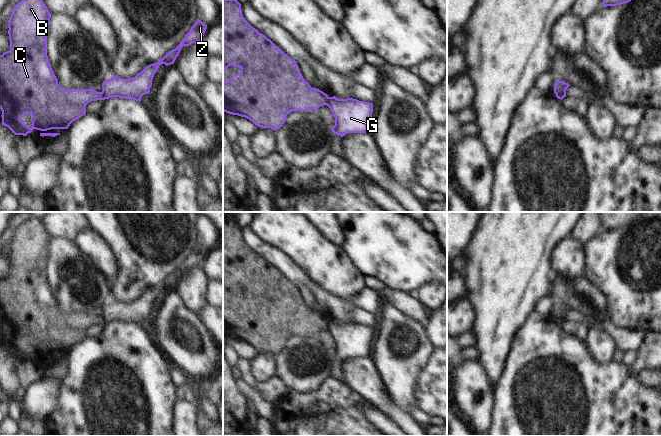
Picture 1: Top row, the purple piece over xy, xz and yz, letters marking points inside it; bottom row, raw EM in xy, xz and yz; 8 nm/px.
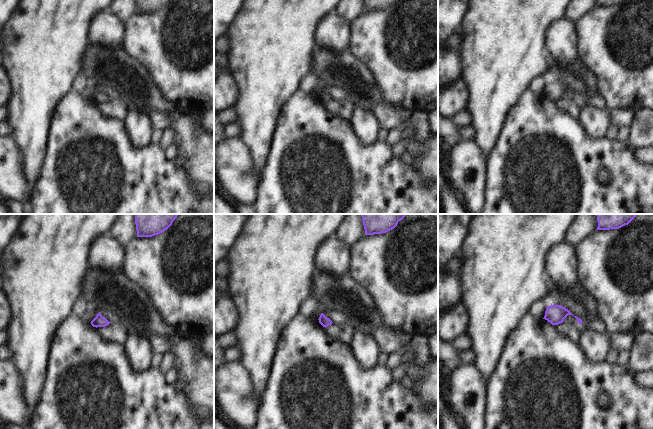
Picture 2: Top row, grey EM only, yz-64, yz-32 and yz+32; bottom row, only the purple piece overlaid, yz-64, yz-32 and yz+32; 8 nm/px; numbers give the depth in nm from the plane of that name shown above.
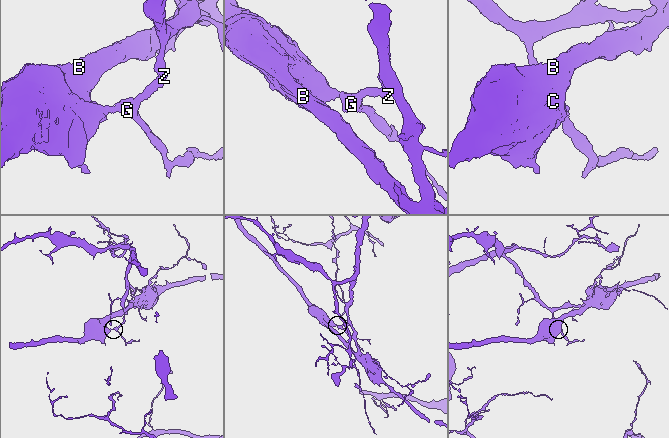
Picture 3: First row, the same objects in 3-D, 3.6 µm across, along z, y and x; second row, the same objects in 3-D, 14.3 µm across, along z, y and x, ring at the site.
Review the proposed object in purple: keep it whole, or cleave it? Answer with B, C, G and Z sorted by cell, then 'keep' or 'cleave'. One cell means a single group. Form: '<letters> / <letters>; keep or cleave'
B C / G Z; cleave

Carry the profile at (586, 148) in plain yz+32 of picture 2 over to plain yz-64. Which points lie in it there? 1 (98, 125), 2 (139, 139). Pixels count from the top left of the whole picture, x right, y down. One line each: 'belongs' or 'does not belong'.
1: belongs
2: does not belong

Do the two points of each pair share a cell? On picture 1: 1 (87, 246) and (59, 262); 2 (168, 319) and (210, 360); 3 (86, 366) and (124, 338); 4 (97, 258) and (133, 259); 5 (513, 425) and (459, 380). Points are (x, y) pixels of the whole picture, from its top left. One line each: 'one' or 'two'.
1: two
2: one
3: one
4: two
5: two

